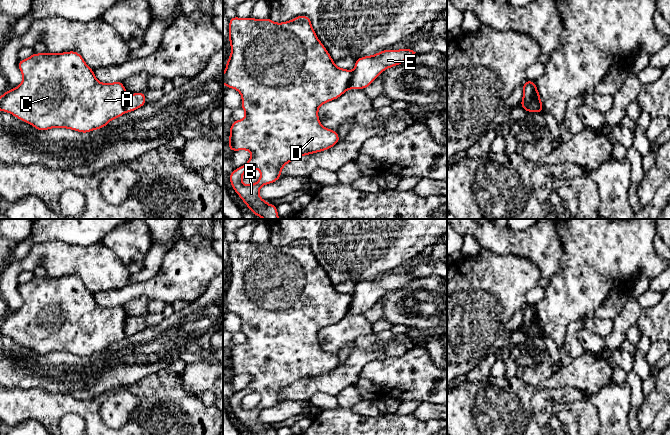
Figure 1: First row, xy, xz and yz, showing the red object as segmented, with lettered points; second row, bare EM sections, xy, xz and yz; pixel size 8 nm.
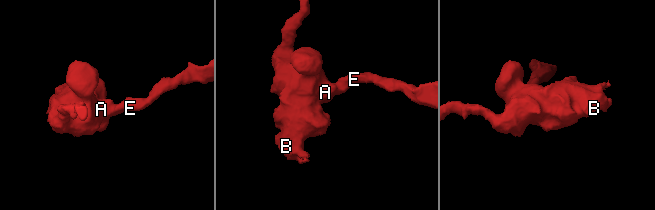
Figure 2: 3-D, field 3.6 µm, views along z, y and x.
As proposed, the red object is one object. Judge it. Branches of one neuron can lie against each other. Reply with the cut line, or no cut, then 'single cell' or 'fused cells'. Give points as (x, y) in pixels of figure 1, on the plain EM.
yz (539, 320), (529, 327), (528, 333), (530, 335) | fused cells

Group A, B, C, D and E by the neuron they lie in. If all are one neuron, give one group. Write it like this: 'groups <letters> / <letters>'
groups A B C D / E

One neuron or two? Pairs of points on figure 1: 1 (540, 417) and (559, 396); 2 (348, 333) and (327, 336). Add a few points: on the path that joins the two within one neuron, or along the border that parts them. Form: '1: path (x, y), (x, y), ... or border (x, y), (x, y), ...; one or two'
1: path (544, 412), (556, 401); one
2: path (343, 333), (332, 336); one

